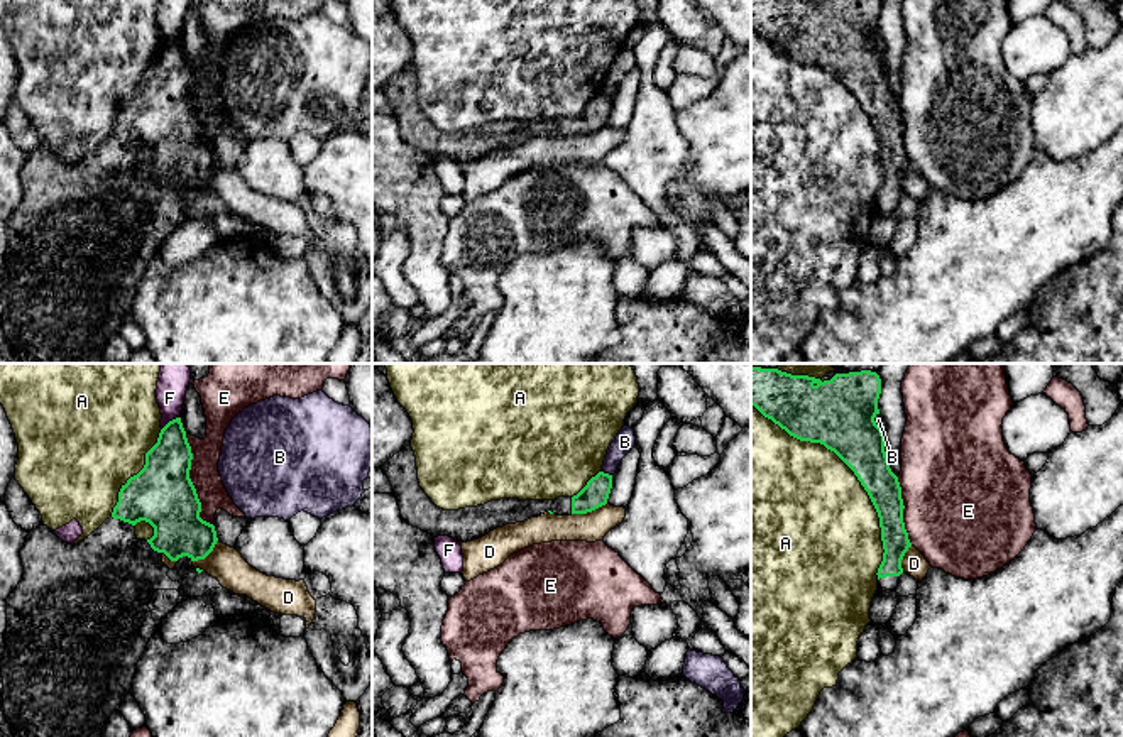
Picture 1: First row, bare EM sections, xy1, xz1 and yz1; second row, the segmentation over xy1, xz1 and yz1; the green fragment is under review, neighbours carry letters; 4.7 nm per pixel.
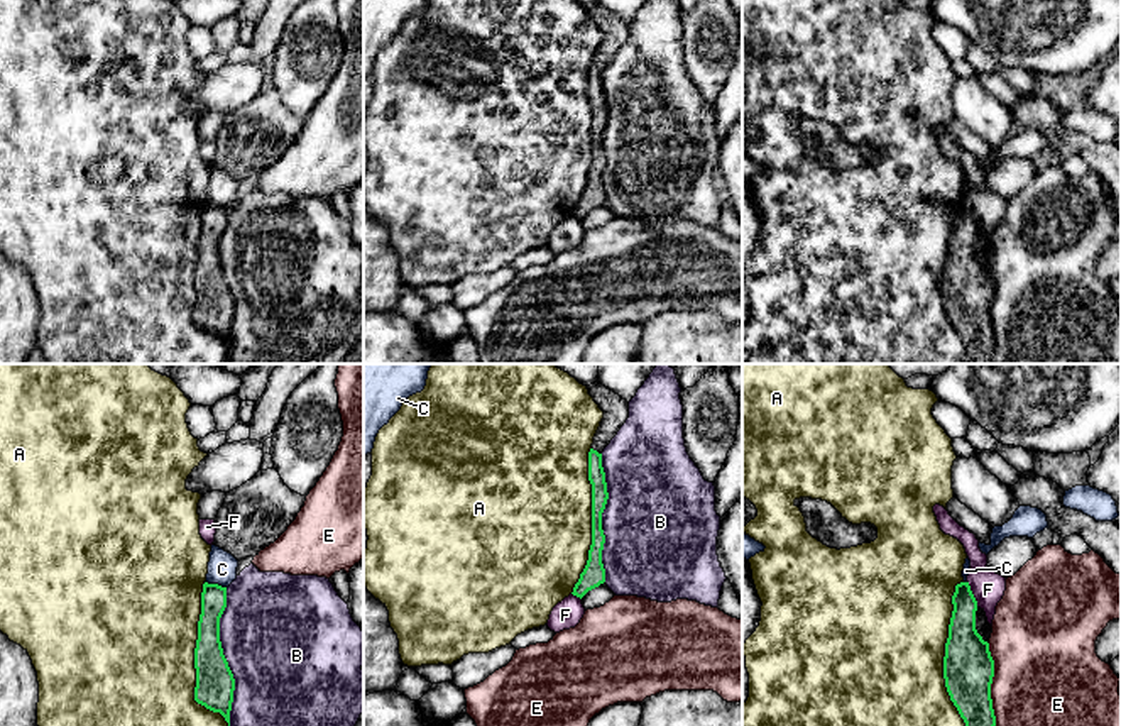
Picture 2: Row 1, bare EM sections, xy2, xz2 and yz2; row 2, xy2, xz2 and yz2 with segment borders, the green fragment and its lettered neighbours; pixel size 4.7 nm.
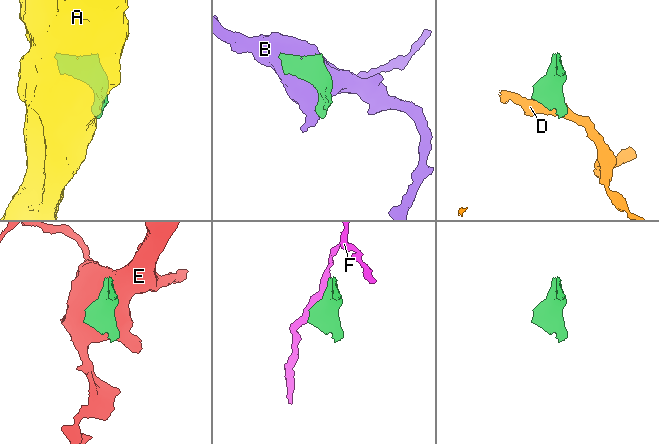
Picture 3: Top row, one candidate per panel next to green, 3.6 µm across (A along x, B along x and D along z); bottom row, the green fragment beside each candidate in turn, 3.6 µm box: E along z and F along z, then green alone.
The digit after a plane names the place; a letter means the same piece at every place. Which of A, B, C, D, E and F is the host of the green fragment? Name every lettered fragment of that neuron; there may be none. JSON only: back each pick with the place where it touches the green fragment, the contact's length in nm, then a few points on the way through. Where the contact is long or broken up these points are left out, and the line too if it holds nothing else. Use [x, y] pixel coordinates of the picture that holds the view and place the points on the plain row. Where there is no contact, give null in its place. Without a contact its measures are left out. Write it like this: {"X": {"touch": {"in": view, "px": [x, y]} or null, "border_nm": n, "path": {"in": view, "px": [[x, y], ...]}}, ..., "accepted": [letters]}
{"accepted": []}

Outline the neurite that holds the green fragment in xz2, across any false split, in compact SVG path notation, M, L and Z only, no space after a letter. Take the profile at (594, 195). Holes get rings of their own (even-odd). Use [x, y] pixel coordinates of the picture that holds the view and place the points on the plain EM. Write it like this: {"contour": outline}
{"contour": "M593 3L587 7L587 10L599 29L604 32L604 39L588 73L588 102L592 105L592 166L588 171L587 186L571 213L580 220L588 212L605 203L605 190L602 184L602 171L605 164L605 156L602 151L602 134L605 130L609 113L605 93L602 88L602 73L629 39L629 24L619 15L602 7L600 3Z"}

